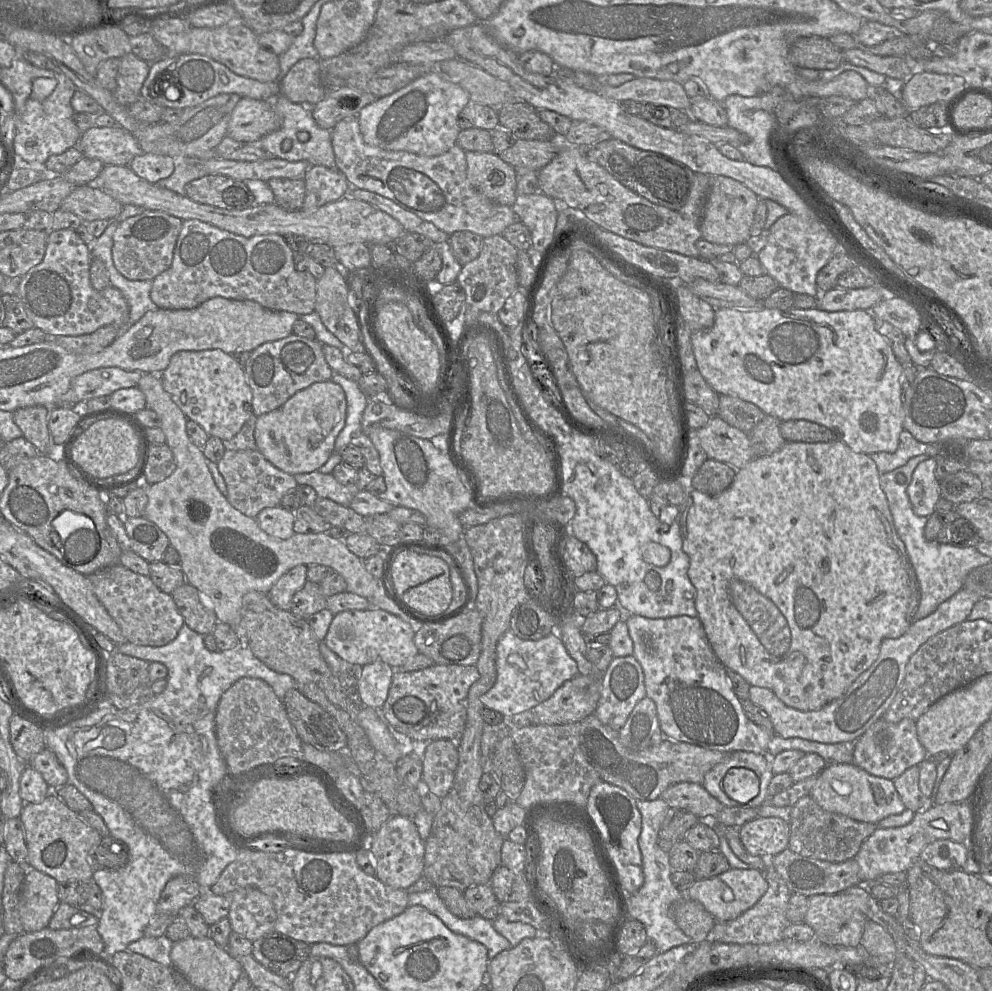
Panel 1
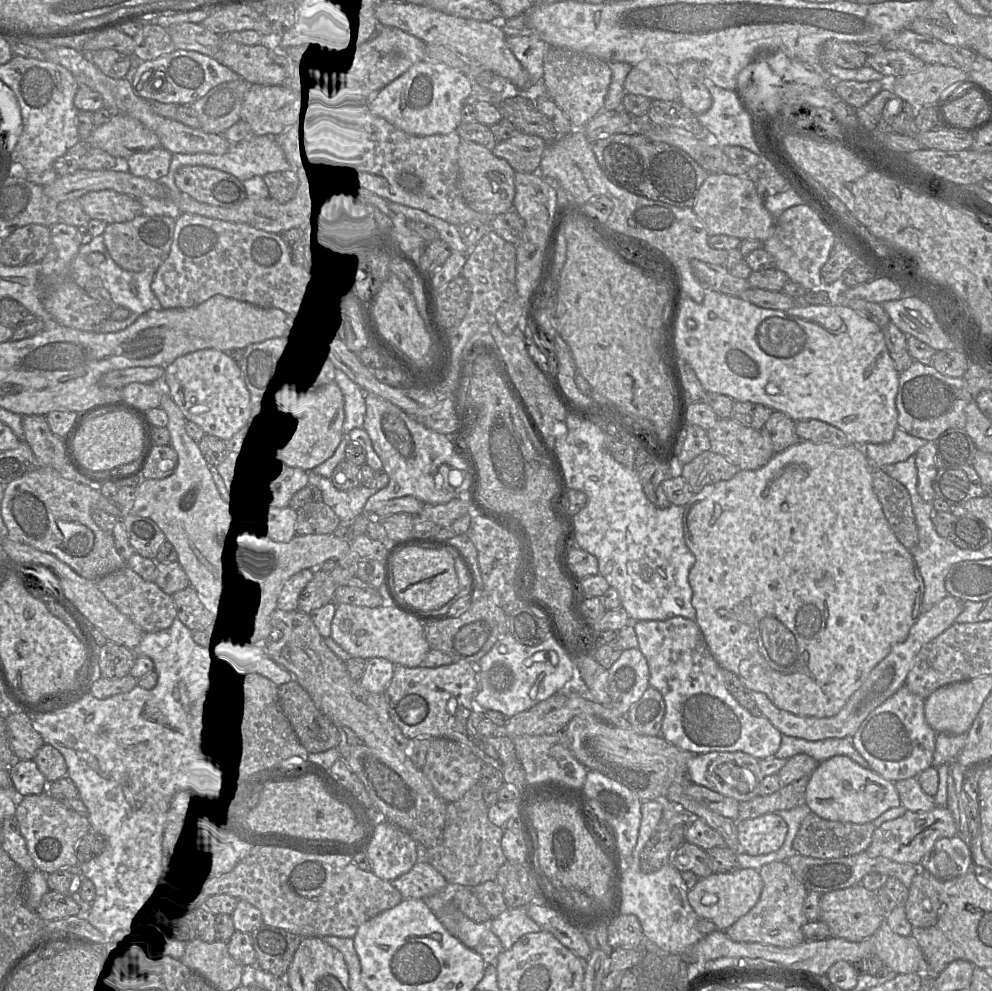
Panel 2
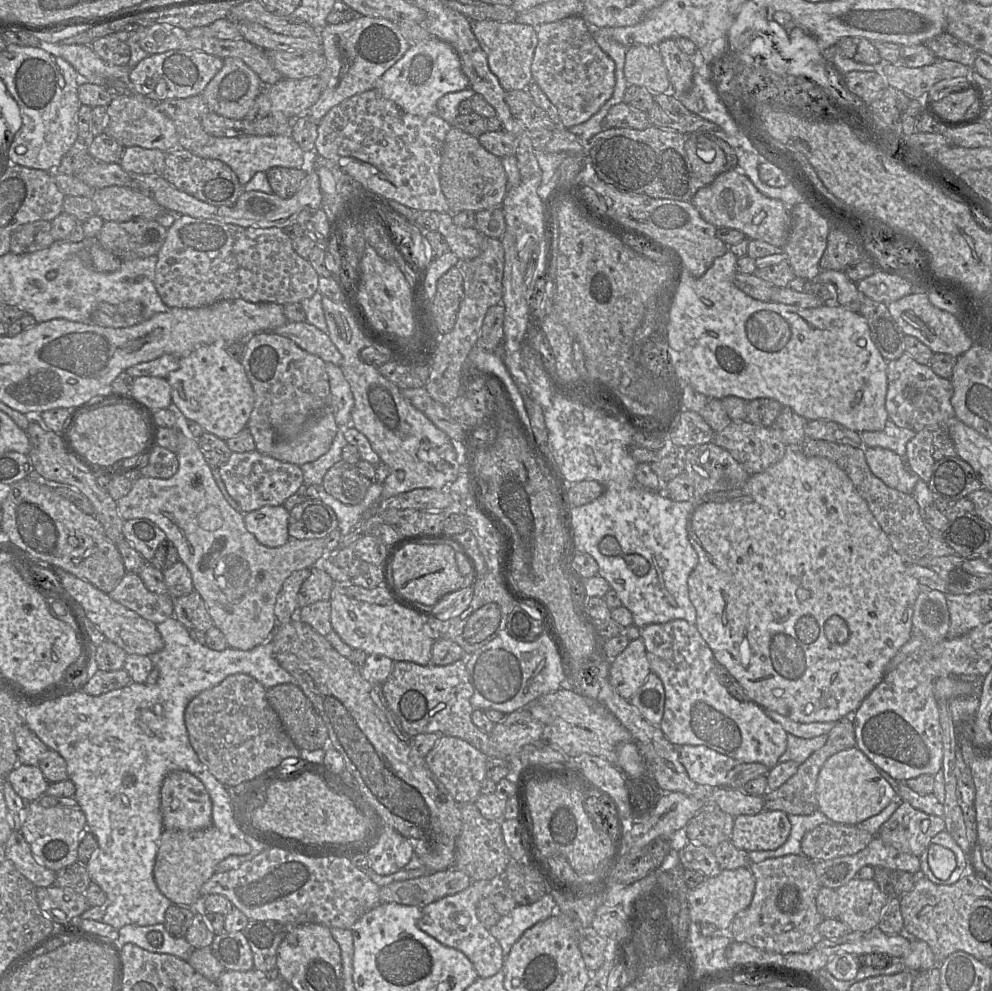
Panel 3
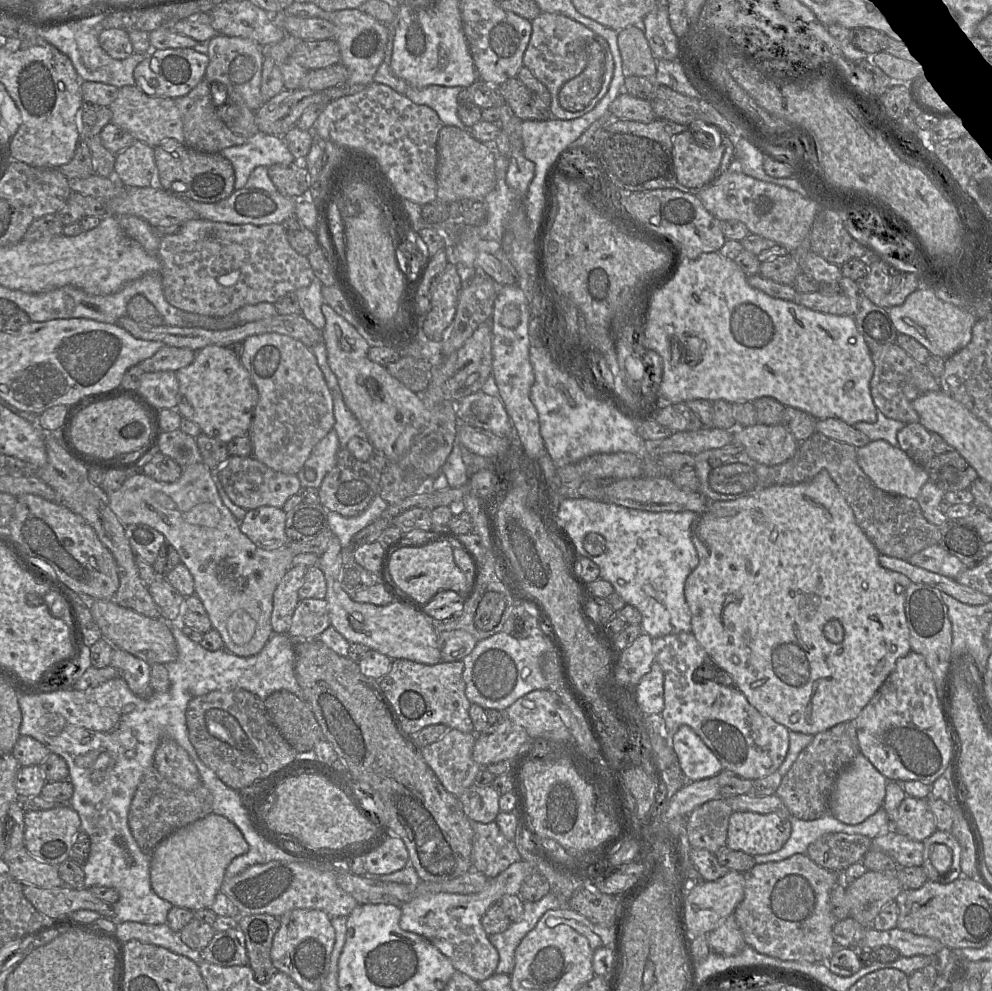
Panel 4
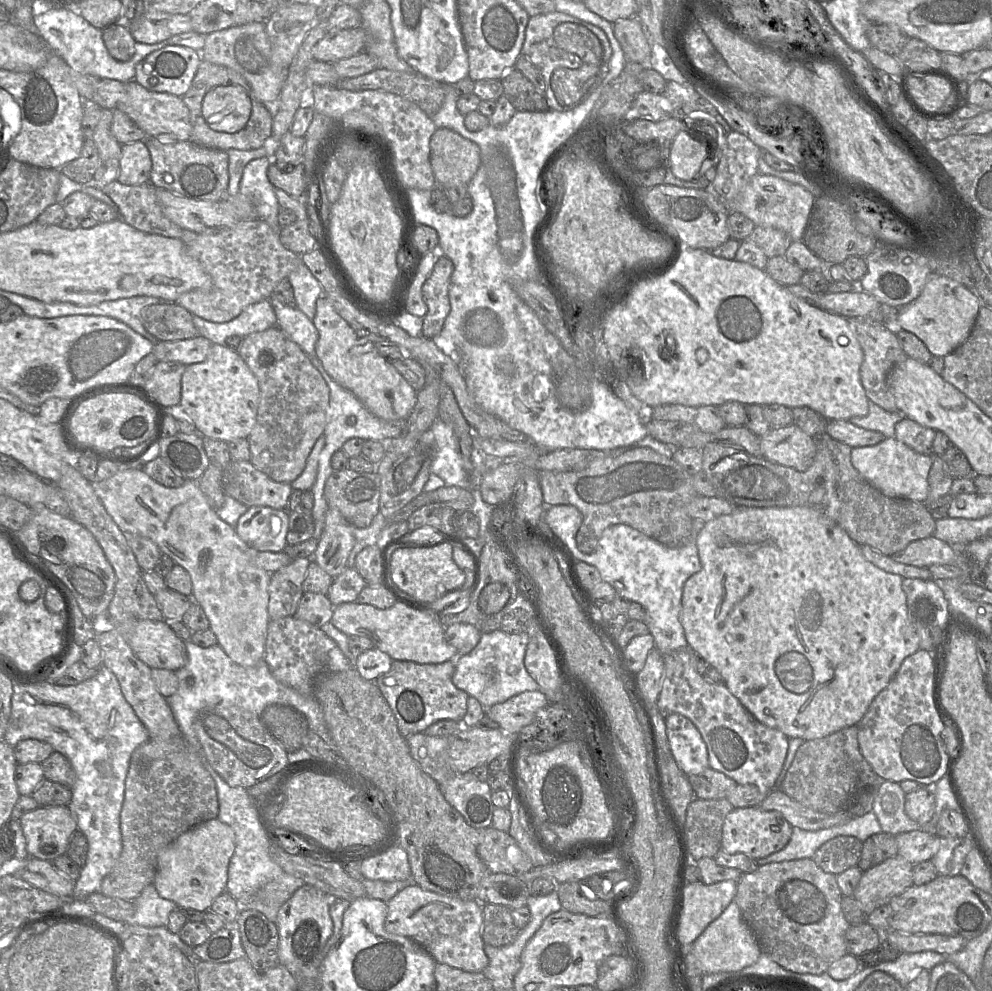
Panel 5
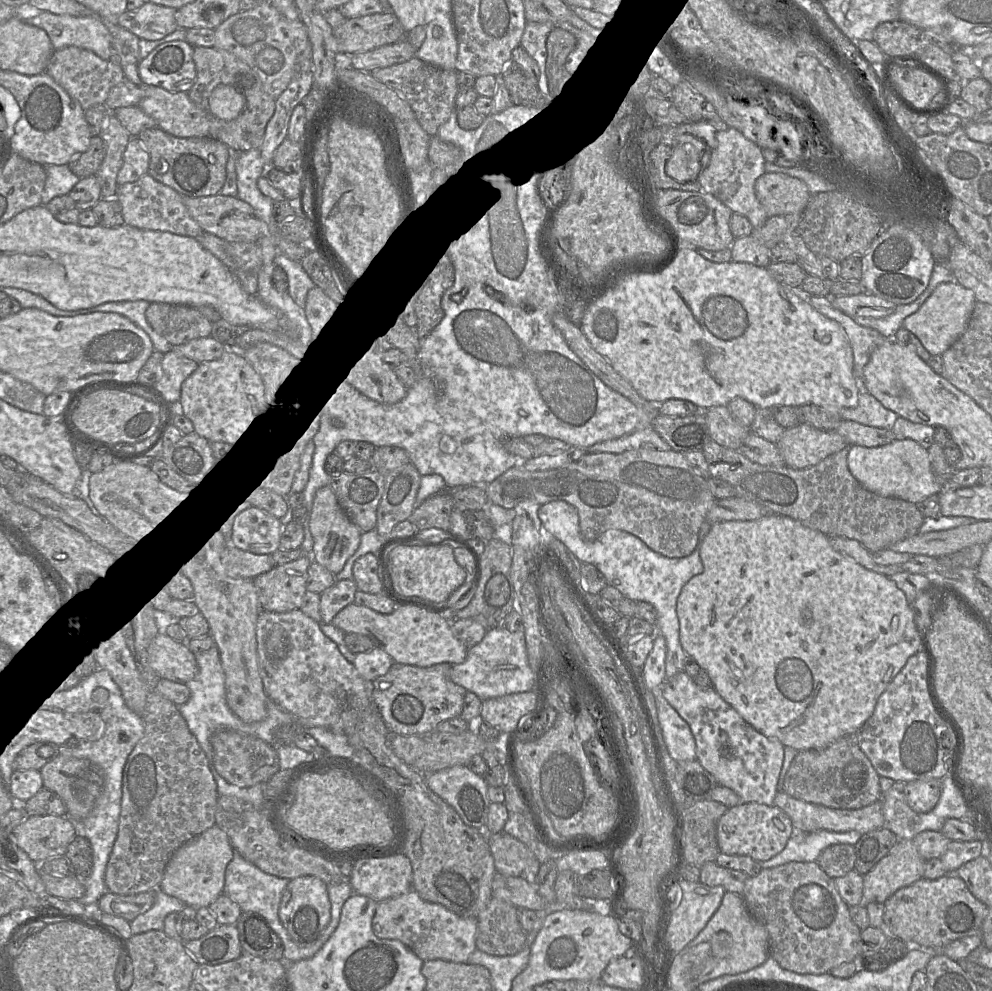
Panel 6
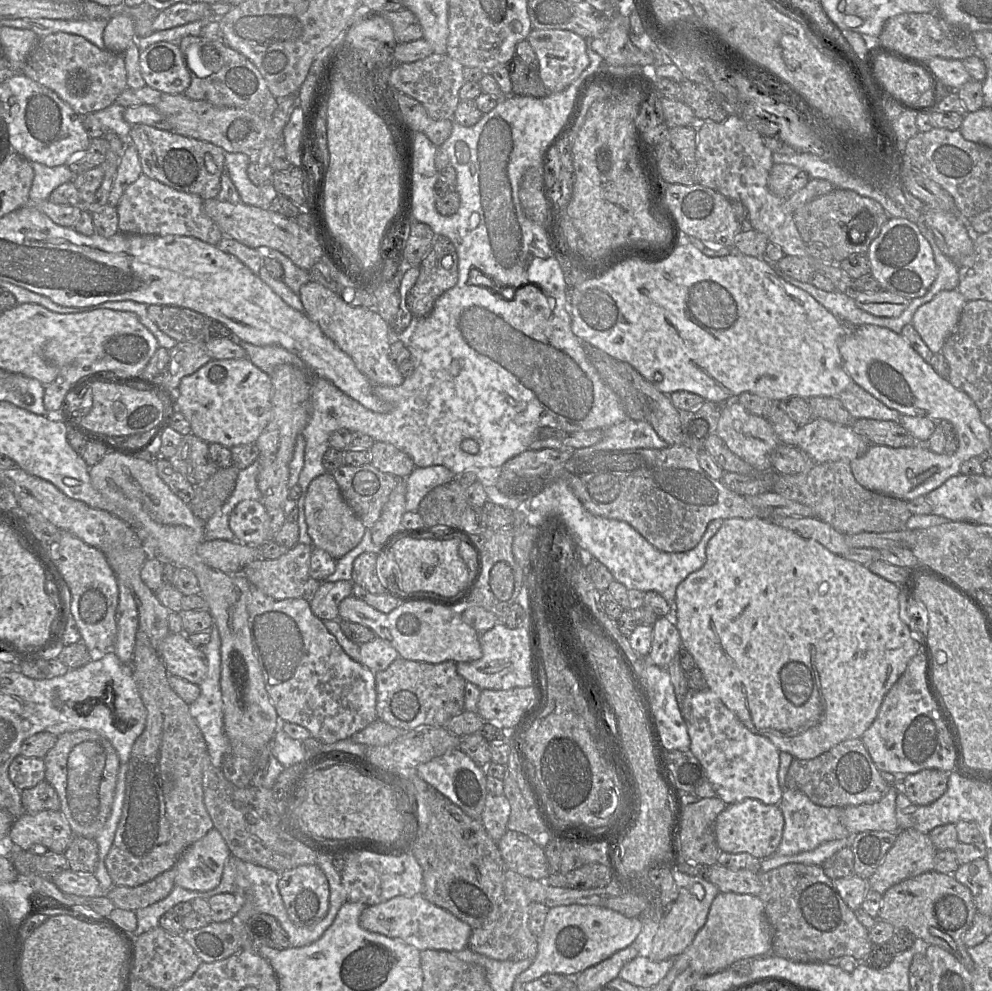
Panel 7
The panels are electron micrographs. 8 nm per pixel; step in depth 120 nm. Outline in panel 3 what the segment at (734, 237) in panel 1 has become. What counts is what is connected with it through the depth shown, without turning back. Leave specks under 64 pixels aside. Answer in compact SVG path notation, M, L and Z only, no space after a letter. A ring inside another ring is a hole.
M741 170L719 174L711 184L699 189L691 200L702 218L716 228L740 230L750 240L761 240L773 246L783 247L790 231L790 209L778 199L763 195Z

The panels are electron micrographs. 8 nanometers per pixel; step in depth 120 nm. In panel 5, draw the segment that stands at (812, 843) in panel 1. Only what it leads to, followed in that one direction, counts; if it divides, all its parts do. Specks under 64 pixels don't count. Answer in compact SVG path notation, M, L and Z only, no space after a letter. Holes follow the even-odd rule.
M837 836L822 844L812 859L825 872L838 875L857 865L862 848L863 842L854 836Z

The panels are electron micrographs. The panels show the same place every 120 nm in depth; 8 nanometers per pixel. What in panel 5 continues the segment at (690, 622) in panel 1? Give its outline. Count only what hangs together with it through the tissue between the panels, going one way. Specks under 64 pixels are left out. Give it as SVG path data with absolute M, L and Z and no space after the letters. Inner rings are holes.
M688 645L664 655L664 681L657 700L660 713L664 717L678 713L695 724L707 746L712 769L740 785L755 785L767 792L776 789L789 738L756 720L725 685L705 681L694 669L694 653Z

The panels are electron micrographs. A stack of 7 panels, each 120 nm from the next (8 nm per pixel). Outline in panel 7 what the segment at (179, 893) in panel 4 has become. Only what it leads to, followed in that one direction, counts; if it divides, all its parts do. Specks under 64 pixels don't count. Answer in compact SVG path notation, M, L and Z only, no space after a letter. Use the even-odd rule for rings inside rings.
M214 827L187 847L175 865L175 885L194 891L209 891L221 881L231 852Z

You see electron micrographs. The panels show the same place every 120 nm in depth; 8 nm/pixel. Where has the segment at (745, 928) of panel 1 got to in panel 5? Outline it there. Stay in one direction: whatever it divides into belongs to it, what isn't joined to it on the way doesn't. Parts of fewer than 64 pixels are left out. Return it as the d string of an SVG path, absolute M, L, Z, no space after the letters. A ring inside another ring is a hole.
M802 858L765 864L753 872L743 873L737 882L734 901L754 932L762 953L787 970L822 974L848 953L846 931L850 923L841 908L842 897L837 875L825 872L812 858Z

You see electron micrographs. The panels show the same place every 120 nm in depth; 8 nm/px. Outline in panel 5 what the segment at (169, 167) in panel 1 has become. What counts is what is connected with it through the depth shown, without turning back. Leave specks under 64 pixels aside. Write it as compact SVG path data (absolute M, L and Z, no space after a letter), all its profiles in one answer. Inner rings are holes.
M144 140L122 145L117 180L125 185L150 182L151 156Z

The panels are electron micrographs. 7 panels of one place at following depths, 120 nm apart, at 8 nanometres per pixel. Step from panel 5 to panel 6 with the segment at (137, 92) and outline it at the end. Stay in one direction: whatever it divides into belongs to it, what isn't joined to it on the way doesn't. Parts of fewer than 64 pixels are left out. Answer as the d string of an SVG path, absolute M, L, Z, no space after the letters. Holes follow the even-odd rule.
M147 85L138 107L155 119L157 127L176 138L209 137L208 113L199 109L186 92L172 93Z

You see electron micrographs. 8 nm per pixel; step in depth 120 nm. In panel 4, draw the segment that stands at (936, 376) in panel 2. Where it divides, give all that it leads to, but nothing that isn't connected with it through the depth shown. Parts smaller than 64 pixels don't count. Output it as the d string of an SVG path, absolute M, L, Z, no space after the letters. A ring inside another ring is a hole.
M897 343L872 348L874 372L870 382L871 396L876 407L887 417L908 423L919 423L919 416L912 402L919 396L939 391L940 383L925 364L915 361Z

